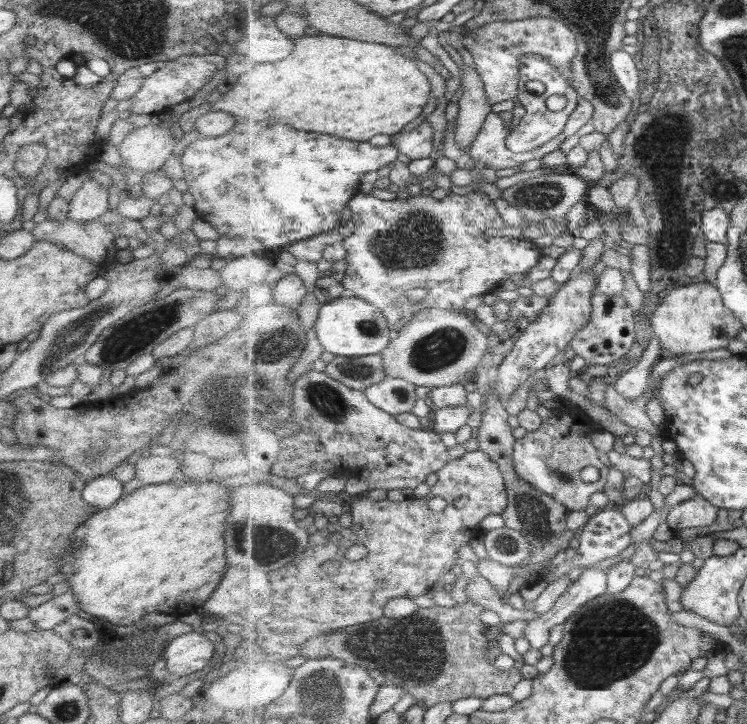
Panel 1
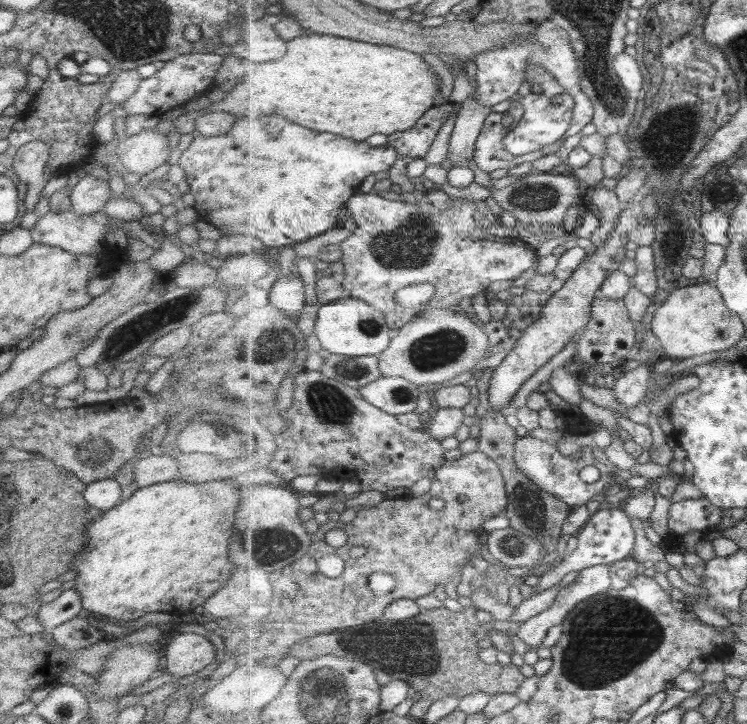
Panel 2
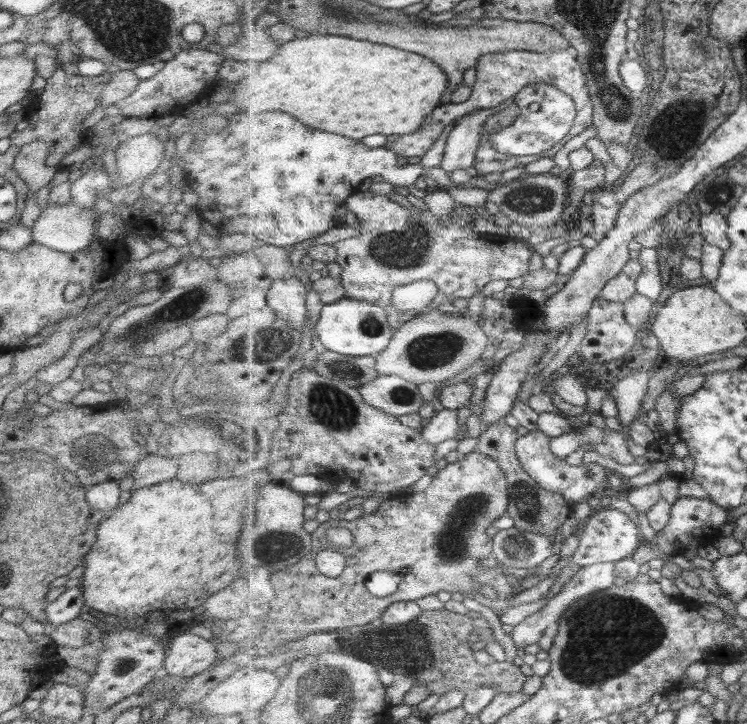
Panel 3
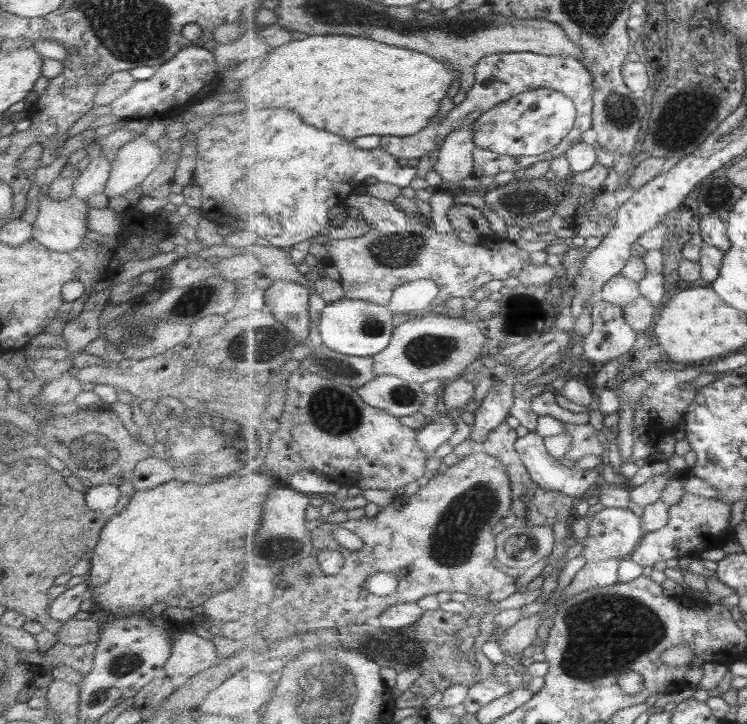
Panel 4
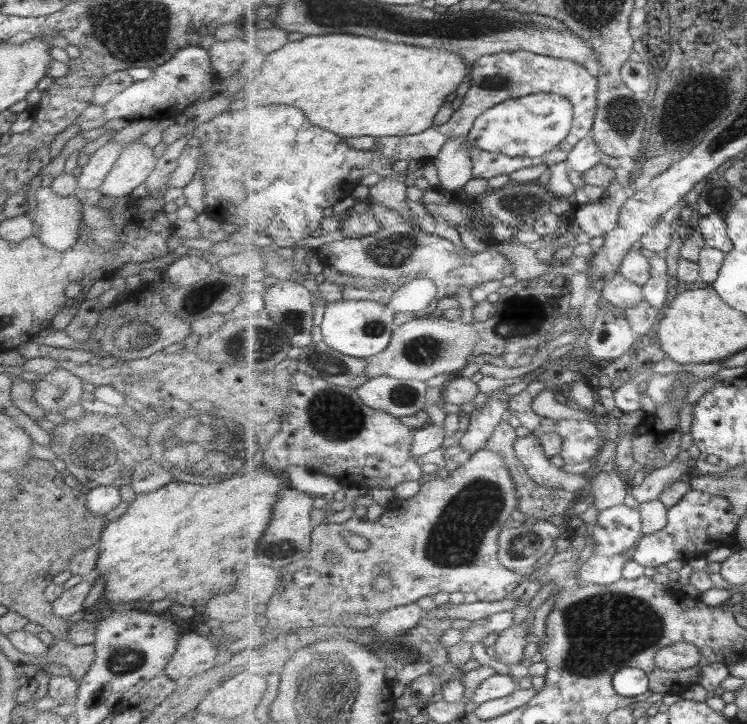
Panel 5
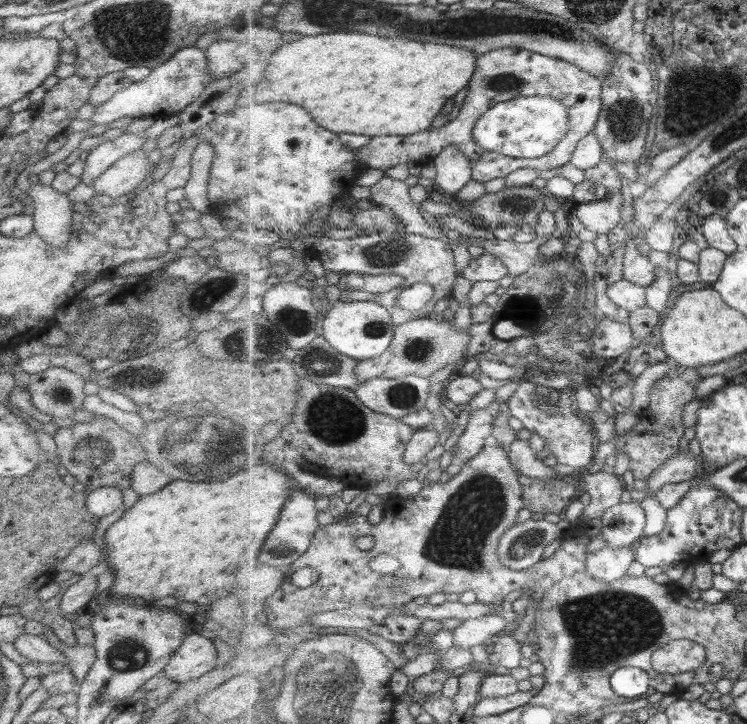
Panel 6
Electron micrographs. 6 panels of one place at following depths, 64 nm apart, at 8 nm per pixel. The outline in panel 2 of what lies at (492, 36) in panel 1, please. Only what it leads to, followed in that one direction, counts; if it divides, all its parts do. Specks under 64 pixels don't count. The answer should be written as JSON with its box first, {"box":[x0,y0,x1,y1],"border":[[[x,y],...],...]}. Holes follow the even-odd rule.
{"box":[473,22,596,173],"border":[[[551,22],[545,23],[530,23],[528,26],[532,28],[534,34],[529,39],[519,39],[515,43],[508,43],[504,48],[498,47],[494,50],[487,50],[485,53],[477,56],[474,61],[475,68],[477,70],[476,81],[478,84],[476,90],[476,100],[485,107],[492,107],[501,102],[514,101],[516,95],[520,92],[520,86],[524,84],[528,78],[528,67],[538,65],[542,67],[563,86],[563,89],[575,100],[576,107],[574,110],[574,120],[567,130],[567,134],[564,134],[561,140],[551,144],[551,146],[545,146],[537,152],[531,152],[518,158],[513,154],[483,154],[483,158],[473,158],[478,168],[486,173],[493,172],[494,170],[511,169],[519,166],[522,162],[534,163],[548,155],[556,154],[561,150],[561,146],[565,144],[565,139],[570,136],[575,136],[578,132],[581,132],[585,126],[589,123],[593,123],[594,114],[596,108],[593,105],[589,96],[582,90],[581,80],[582,75],[580,66],[577,63],[576,52],[573,51],[572,43],[570,42],[569,34],[558,25]]]}

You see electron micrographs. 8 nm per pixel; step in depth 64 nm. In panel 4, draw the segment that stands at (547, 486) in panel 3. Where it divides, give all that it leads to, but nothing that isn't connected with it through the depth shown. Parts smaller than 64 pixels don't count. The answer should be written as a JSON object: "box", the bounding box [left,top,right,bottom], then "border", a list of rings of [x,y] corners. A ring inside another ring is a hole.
{"box":[516,431,602,498],"border":[[[530,431],[527,435],[519,437],[516,442],[516,449],[525,463],[531,478],[547,491],[563,492],[572,498],[579,498],[585,492],[589,492],[593,484],[597,484],[602,480],[601,468],[598,466],[588,465],[584,470],[560,464],[558,458],[551,456],[547,452],[545,440],[543,440],[543,436],[537,431]]]}

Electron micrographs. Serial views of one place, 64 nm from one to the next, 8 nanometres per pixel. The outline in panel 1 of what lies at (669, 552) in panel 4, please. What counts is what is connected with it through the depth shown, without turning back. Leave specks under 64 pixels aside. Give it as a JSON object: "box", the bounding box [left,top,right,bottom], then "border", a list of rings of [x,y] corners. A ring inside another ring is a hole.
{"box":[667,494,720,532],"border":[[[698,494],[692,500],[674,506],[667,517],[667,522],[672,531],[676,532],[685,528],[712,526],[719,516],[720,509]]]}

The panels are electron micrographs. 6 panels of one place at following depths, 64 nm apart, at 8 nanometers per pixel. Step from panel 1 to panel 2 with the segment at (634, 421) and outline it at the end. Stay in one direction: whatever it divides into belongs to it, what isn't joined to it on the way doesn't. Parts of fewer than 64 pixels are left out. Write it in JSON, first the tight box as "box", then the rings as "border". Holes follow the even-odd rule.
{"box":[577,380,650,424],"border":[[[577,380],[577,383],[579,383],[579,389],[581,389],[584,398],[593,402],[593,404],[606,409],[610,408],[610,410],[615,409],[617,413],[629,416],[633,421],[639,424],[648,424],[647,420],[649,420],[650,406],[645,403],[645,399],[639,402],[632,410],[623,410],[621,404],[617,402],[615,390],[613,388],[596,387],[591,384],[589,380]]]}

